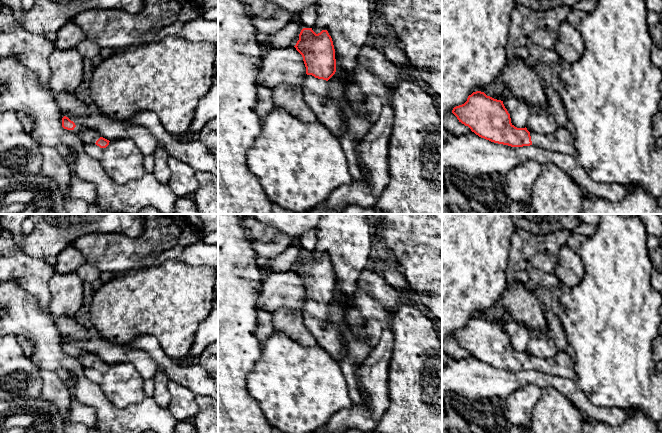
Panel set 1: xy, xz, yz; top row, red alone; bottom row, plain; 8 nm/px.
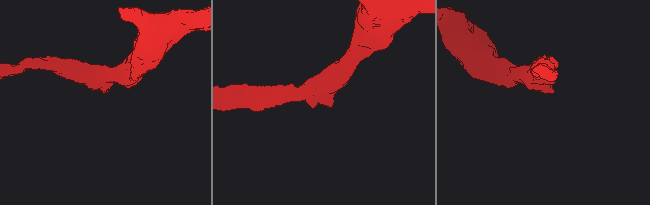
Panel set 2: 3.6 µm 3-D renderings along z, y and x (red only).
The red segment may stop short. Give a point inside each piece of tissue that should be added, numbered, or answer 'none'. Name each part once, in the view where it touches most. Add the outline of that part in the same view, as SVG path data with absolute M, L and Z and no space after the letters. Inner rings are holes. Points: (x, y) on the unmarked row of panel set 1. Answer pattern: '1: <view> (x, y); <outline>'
1: xz (316, 315); M306 299L301 310L304 323L315 337L317 345L340 363L346 342L343 331L329 321L327 305Z

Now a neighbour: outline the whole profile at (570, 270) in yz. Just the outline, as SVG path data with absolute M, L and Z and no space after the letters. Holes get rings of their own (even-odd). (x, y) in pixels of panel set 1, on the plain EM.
M565 244L559 250L559 263L554 273L561 284L573 288L581 282L585 268L577 252Z

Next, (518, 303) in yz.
M511 277L496 305L483 310L481 316L494 323L519 322L532 334L549 335L546 311L531 285L516 282Z

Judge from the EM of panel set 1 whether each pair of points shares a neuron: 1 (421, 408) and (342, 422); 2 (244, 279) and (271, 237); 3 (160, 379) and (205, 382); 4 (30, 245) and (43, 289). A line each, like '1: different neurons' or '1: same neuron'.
1: different neurons
2: different neurons
3: different neurons
4: different neurons

